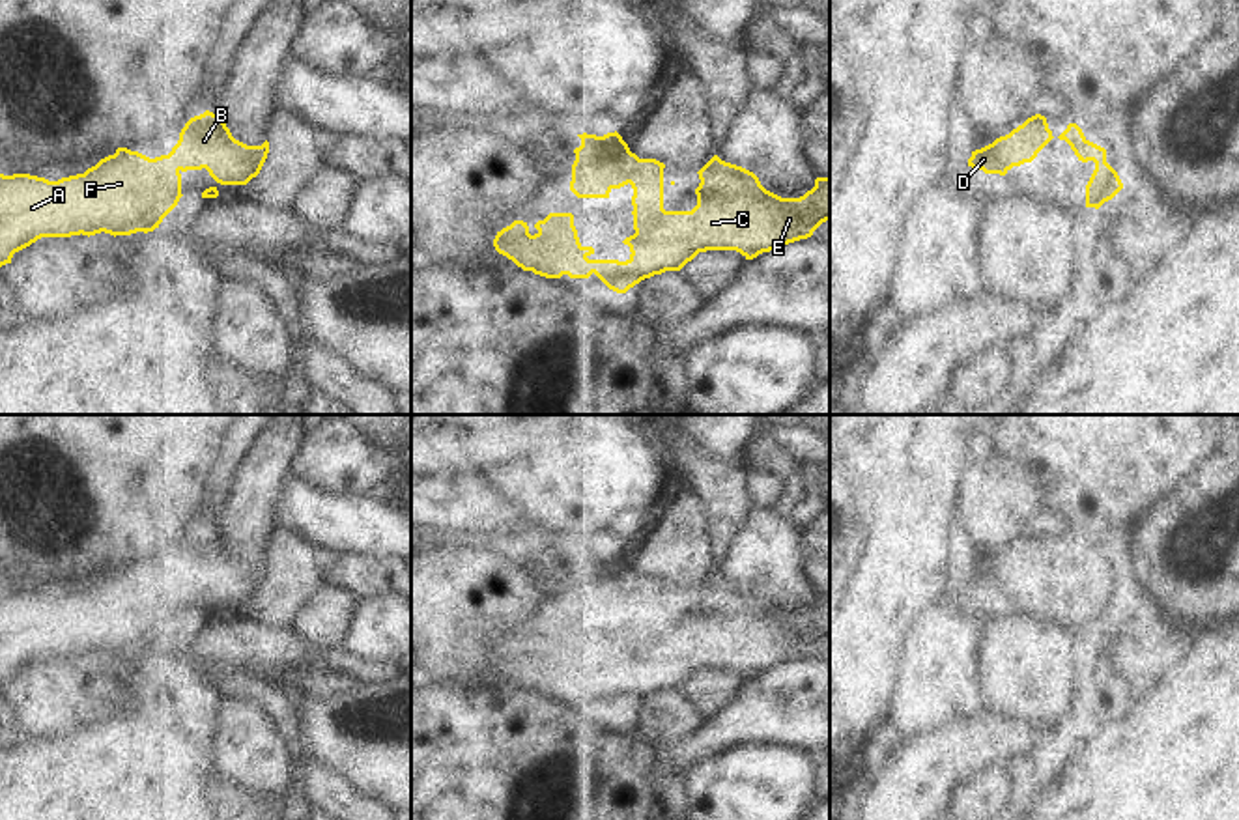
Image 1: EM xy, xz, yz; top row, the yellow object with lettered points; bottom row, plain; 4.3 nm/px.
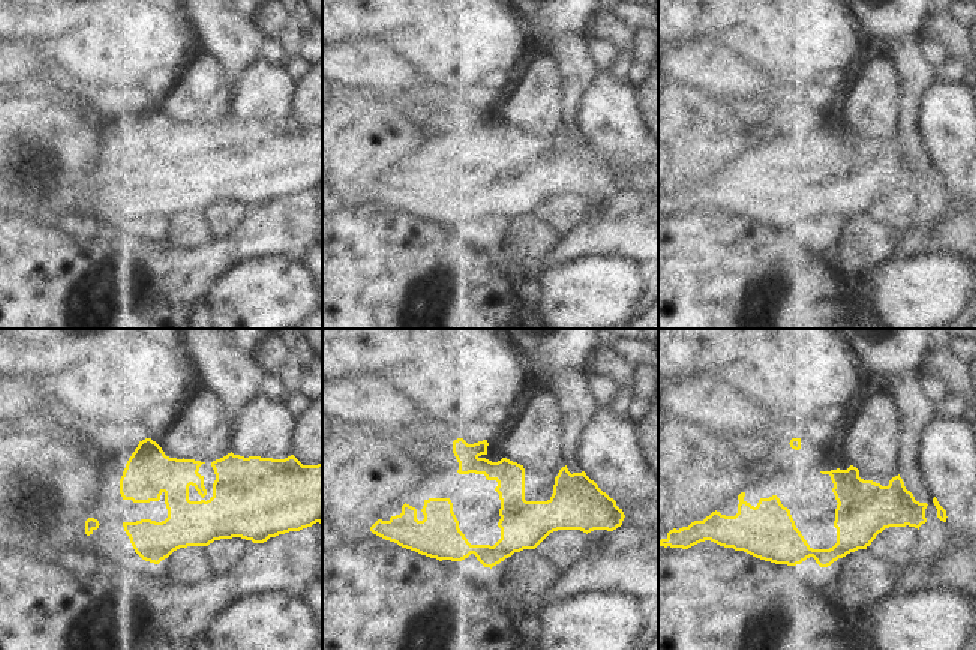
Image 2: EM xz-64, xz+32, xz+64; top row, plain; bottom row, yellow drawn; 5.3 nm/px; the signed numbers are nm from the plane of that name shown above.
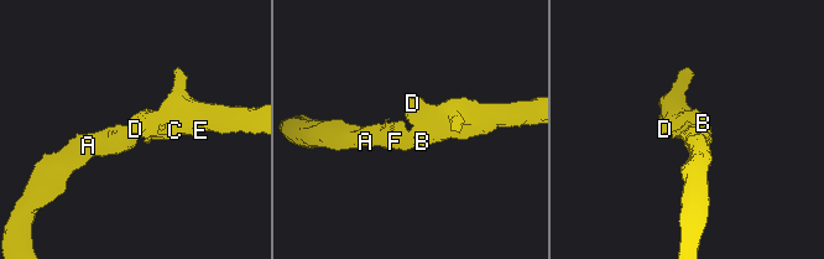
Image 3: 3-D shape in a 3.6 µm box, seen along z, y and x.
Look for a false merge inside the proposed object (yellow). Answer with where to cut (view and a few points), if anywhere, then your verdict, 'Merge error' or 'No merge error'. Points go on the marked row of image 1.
No split. No merge error

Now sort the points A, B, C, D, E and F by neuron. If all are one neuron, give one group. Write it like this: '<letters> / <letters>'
A B C D E F

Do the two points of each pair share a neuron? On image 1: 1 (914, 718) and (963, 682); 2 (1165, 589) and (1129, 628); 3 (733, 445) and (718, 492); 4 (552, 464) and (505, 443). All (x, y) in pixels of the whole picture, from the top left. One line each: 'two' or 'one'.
1: one
2: two
3: two
4: two

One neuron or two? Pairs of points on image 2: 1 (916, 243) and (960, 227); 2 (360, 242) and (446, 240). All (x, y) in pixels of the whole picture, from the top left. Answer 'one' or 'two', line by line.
1: one
2: one

